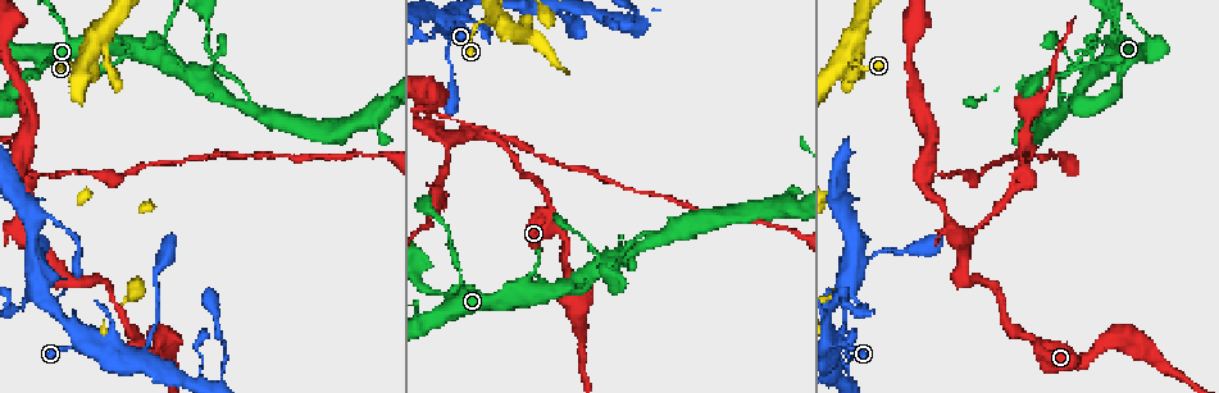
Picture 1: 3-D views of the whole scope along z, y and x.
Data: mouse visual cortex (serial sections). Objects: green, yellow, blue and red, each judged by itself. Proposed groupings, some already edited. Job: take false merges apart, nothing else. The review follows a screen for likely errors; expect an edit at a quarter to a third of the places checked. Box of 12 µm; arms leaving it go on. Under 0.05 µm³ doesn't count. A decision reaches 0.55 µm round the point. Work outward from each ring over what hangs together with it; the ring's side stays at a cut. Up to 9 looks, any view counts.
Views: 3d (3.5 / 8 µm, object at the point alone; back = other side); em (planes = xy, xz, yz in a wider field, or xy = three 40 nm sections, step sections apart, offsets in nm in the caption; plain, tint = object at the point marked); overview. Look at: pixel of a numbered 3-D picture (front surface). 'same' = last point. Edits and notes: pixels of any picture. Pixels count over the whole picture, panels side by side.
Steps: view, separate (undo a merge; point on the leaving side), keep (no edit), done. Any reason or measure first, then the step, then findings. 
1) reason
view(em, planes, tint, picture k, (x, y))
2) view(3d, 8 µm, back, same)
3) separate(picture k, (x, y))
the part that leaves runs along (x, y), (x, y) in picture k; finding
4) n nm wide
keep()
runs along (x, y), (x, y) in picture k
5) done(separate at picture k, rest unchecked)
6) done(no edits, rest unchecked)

view(3d, 8 µm, back, picture 1, (965, 240))

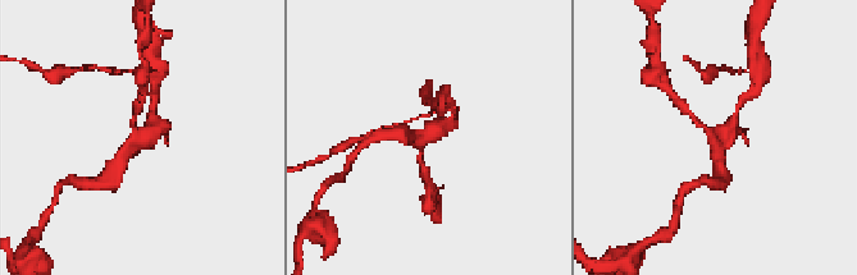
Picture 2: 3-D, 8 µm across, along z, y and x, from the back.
closer look
view(3d, 3.5 µm, picture 2, (715, 143))

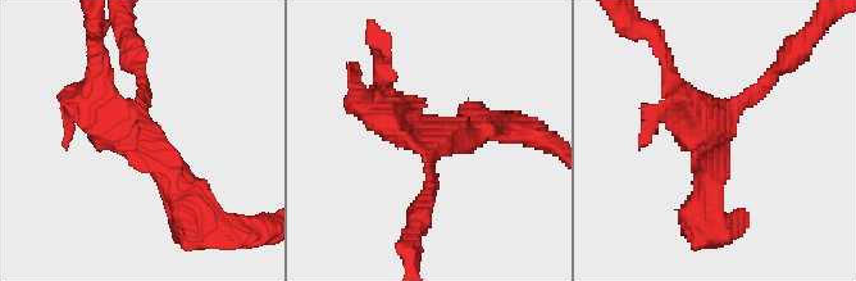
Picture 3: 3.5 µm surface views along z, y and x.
3 arms; arms of 150, 350, 400 nm; need the tissue
view(em, xy, step 3, tint, picture 3, (427, 142))

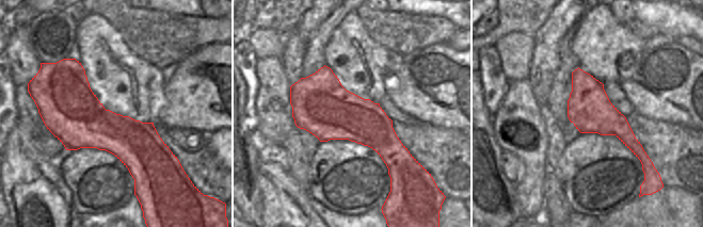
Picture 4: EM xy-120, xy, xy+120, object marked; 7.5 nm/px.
440 nm wide
keep()
runs along (182, 203), (167, 155), (95, 93) in picture 3; continuous, no second cell

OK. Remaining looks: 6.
sharp bend
view(em, xy, step 3, tint, picture 1, (864, 308))

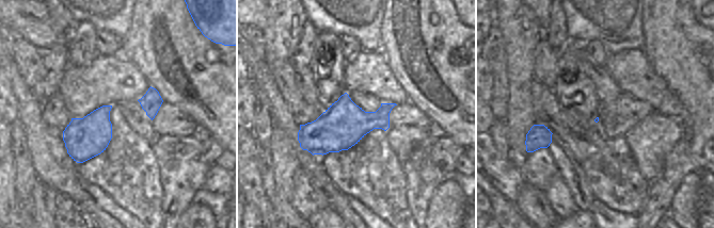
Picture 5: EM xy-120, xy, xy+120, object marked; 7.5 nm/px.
wider look
view(3d, 3.5 µm, same)

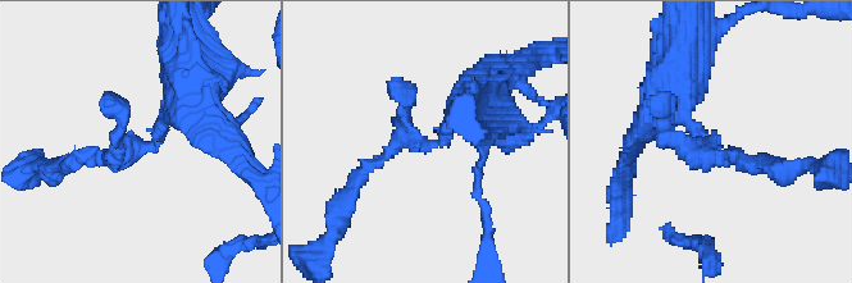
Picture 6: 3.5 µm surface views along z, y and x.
separate(picture 6, (687, 141))
the part that leaves runs along (712, 145), (674, 141), (668, 94) in picture 6; two cells meet here

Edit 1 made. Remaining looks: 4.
view(overview)

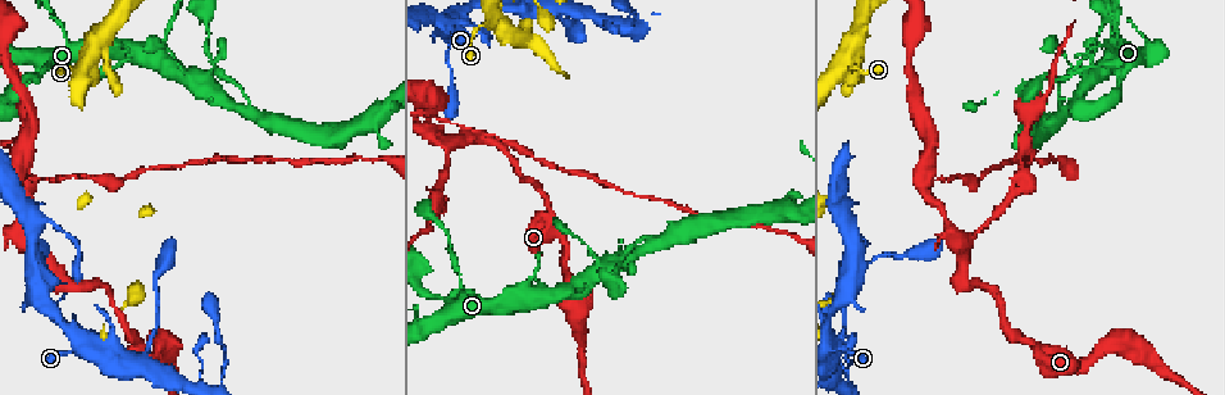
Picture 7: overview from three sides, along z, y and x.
side arm on a straight run
view(3d, 3.5 µm, back, picture 7, (932, 182))

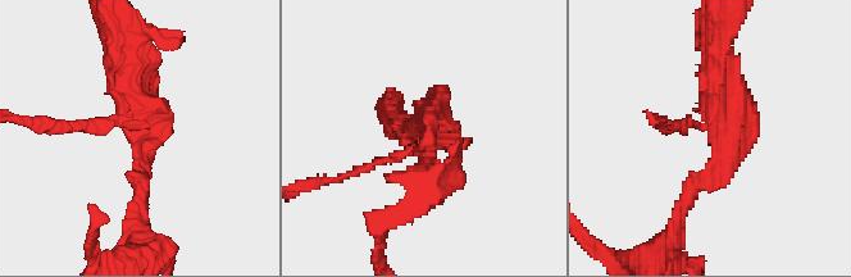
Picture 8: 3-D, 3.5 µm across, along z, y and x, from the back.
now the EM
view(em, xy, step 3, tint, picture 8, (721, 130))

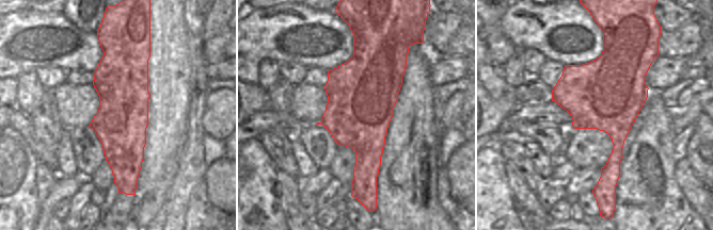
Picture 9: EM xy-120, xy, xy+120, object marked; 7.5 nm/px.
view(em, planes, tint, same)

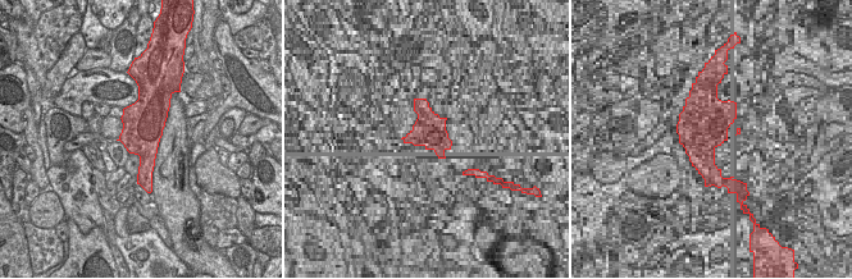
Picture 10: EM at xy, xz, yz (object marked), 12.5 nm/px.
separate(picture 8, (90, 126))
the part that leaves runs along (136, 126), (30, 122) in picture 8; a second cell is stuck on

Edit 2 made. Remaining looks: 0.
done(separate at picture 6, separate at picture 8, rest unchecked)

